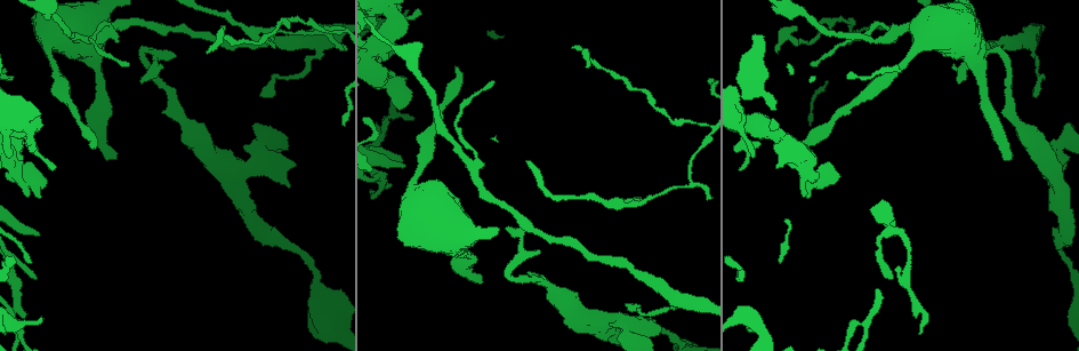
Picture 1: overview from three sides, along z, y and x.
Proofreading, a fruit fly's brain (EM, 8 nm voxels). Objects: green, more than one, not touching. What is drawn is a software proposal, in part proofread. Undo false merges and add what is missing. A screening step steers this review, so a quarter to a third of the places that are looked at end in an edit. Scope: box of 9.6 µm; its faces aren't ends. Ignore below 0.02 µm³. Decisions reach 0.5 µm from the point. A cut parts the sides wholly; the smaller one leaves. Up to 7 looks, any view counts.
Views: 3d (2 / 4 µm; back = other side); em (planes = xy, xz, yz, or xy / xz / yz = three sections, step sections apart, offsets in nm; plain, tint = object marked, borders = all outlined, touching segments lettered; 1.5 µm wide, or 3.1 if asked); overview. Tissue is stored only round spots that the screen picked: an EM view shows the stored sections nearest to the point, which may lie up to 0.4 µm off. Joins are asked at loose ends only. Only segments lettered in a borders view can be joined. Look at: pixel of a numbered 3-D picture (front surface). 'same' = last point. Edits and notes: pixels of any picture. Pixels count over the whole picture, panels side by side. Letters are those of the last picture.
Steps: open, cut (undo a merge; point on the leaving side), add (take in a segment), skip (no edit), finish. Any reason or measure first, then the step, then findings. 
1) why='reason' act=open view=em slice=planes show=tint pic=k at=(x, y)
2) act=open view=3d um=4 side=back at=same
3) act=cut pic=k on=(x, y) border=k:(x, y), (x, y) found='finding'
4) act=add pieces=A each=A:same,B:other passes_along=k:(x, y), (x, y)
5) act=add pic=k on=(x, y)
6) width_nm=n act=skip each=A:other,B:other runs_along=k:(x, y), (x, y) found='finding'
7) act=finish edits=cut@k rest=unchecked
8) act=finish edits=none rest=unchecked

why='abrupt turn' act=open view=em slice=planes show=borders pic=1 at=(865, 324)

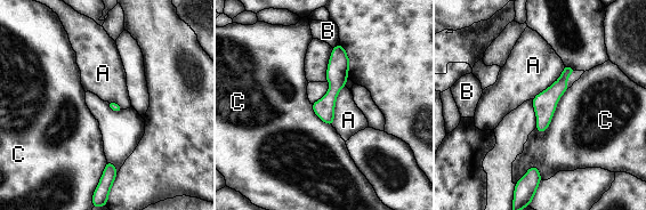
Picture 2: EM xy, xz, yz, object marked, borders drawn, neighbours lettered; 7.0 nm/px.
width_nm=60 act=skip each=A:other,B:other,C:other border=2:(345, 85), (338, 94), (331, 124) found='all the same neuron'

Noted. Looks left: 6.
why='an open end' act=open view=em slice=xz step=4 show=borders pic=1 at=(960, 79)

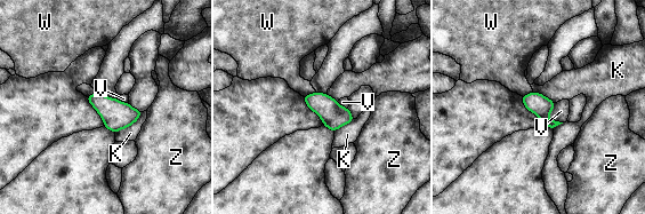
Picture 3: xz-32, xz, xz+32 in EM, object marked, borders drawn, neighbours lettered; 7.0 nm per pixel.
width_nm=150 act=skip each=K:other,V:other,W:other,Z:other border=3:(555, 103), (547, 118), (562, 123) found='none of them fits'

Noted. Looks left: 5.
why='thick end' act=open view=em slice=xy step=4 show=borders pic=1 at=(1060, 139)

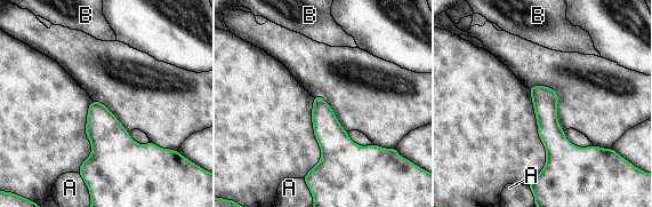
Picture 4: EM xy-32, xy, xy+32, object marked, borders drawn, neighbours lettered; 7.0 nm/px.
act=skip each=A:other,B:other found='no lettered segment goes on from it'

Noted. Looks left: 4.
act=finish edits=none rest=unchecked

